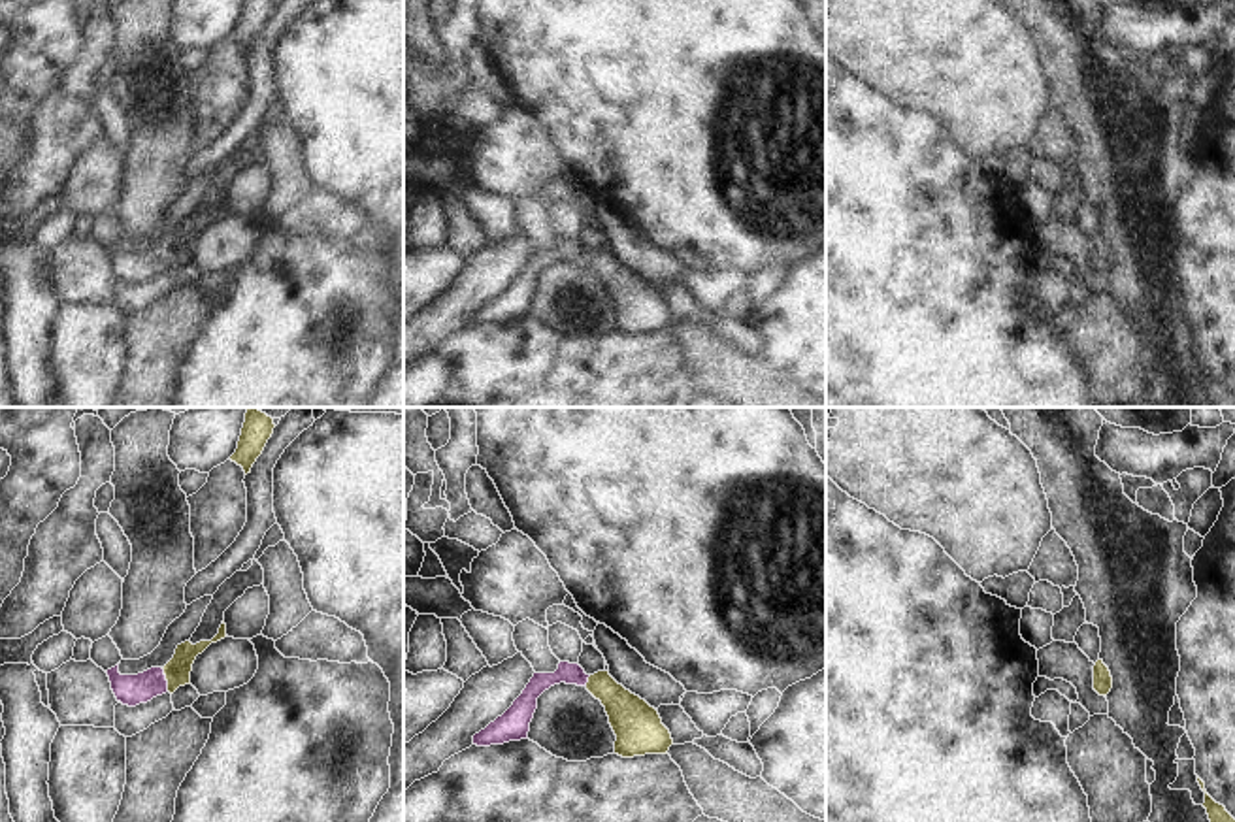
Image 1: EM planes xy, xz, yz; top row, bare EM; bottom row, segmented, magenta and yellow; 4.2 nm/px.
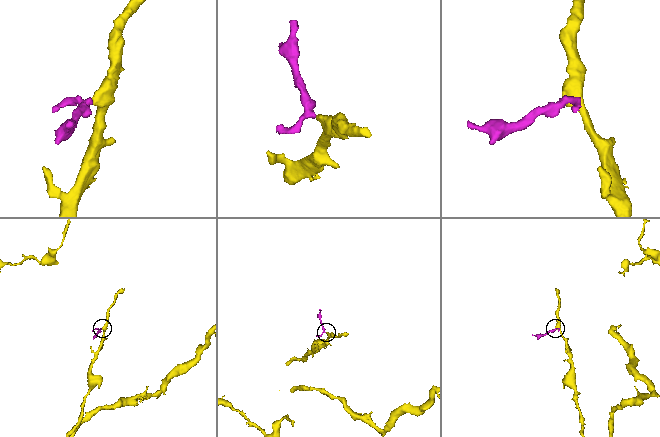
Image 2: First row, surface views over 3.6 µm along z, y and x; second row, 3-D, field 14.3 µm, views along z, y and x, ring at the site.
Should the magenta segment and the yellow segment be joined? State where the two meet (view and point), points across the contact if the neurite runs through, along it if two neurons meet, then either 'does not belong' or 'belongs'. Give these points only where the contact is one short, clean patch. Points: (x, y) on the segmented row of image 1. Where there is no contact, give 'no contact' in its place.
xy (164, 679) | across xy (131, 690), (164, 679), (178, 670) | belongs

